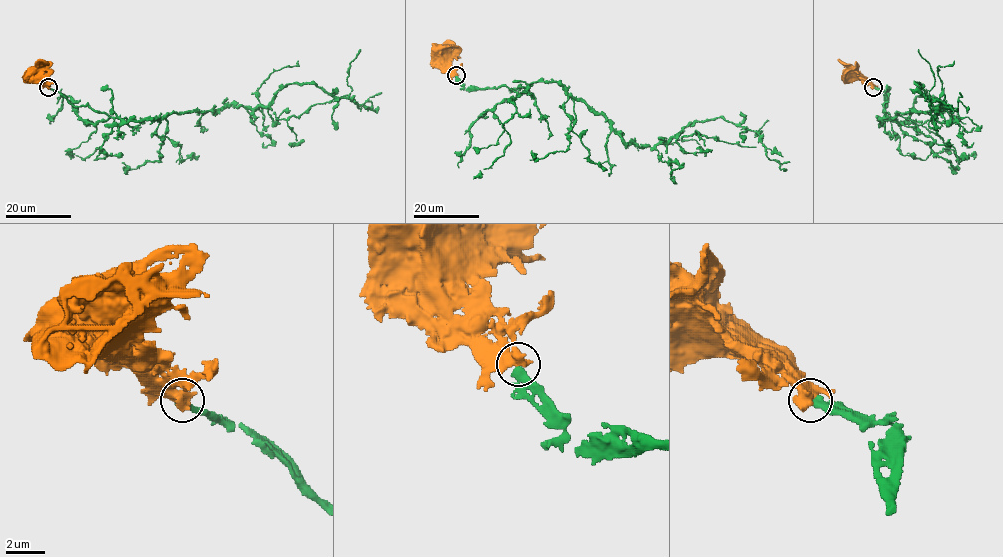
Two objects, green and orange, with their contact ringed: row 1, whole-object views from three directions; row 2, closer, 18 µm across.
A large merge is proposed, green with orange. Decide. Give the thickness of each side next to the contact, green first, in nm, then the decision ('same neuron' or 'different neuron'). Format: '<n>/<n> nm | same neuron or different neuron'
440/700 nm | same neuron

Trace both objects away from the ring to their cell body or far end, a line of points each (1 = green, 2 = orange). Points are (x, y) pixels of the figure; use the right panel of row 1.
1: (873, 87), (887, 92), (890, 117), (879, 120), (943, 110), (915, 84), (928, 97), (968, 107)
2: (873, 87), (852, 75)

